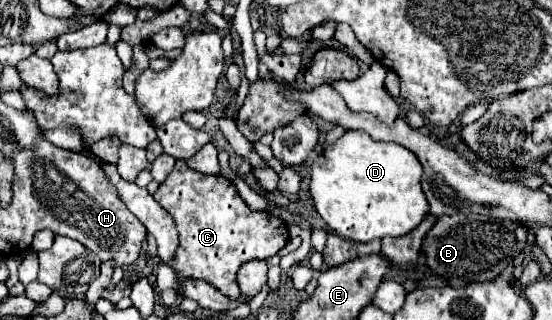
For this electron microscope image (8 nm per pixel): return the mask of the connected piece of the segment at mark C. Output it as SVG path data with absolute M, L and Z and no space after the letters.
M178 161L172 175L158 187L154 199L172 215L178 229L178 249L166 265L180 277L204 279L230 299L240 295L236 285L238 269L252 259L268 259L276 255L288 241L286 223L266 211L252 211L232 181L214 175L202 175Z

